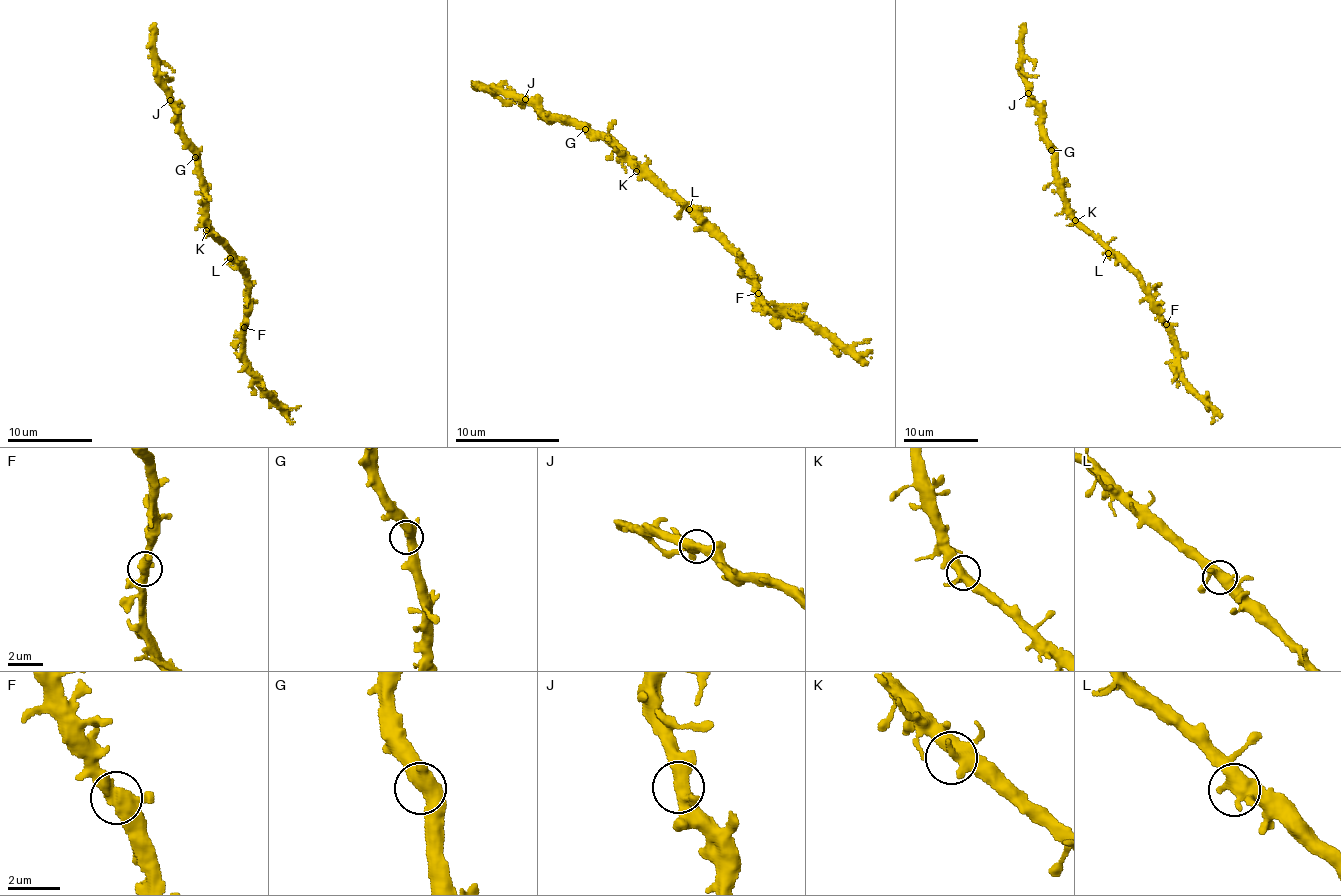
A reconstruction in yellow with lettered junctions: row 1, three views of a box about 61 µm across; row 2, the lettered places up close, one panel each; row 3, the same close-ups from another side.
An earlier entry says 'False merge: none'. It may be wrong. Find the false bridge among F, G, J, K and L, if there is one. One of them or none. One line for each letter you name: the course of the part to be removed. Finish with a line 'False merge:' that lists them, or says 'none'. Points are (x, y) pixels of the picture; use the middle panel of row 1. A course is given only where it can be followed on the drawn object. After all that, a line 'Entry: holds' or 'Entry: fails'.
False merge: none
Entry: holds

